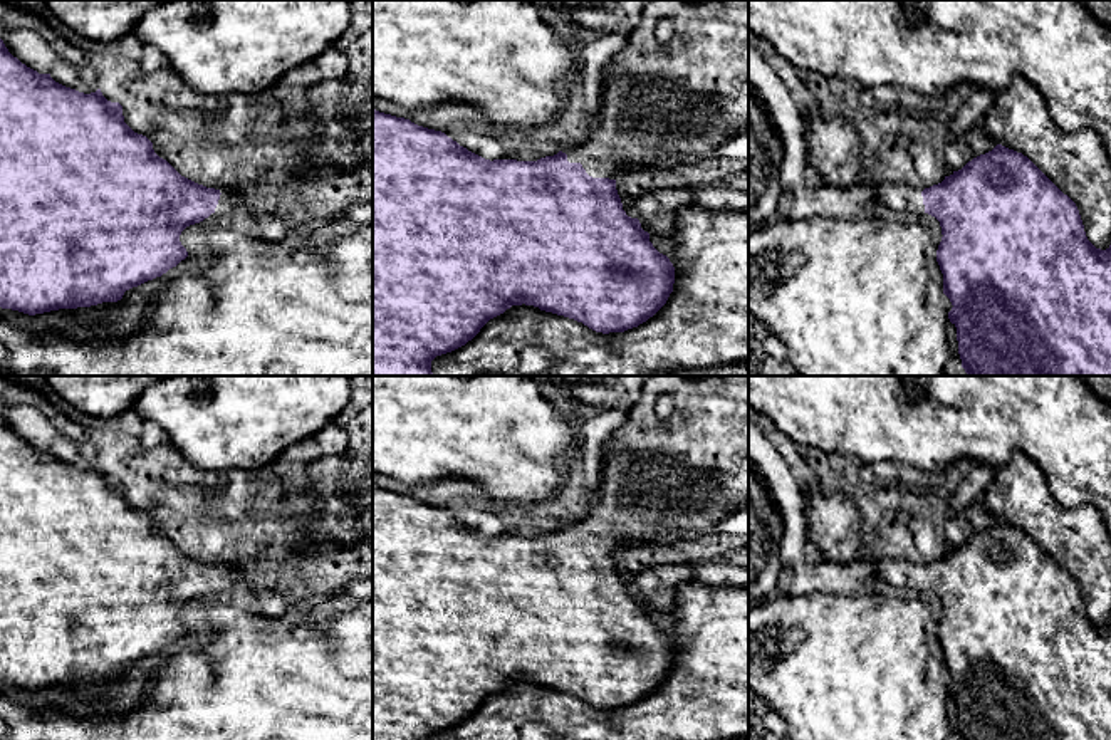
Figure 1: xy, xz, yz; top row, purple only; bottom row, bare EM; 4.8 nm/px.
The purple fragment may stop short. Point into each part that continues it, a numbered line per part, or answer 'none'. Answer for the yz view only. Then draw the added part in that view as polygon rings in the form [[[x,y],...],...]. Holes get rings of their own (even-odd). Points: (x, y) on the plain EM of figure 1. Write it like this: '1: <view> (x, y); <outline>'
1: yz (833, 524); [[[816,488],[802,498],[806,534],[821,552],[822,562],[851,564],[869,560],[876,564],[878,579],[896,586],[925,591],[918,564],[903,557],[873,557],[863,547],[861,519],[851,500],[836,492]]]

